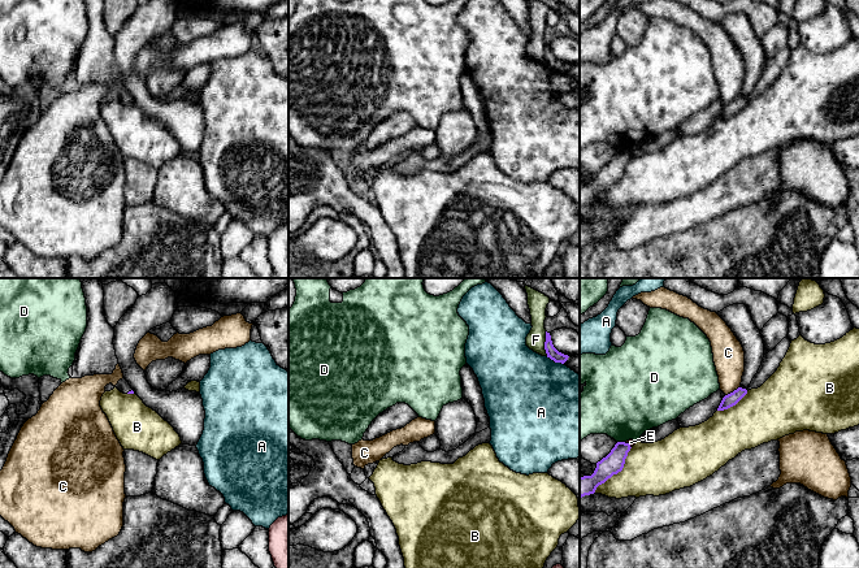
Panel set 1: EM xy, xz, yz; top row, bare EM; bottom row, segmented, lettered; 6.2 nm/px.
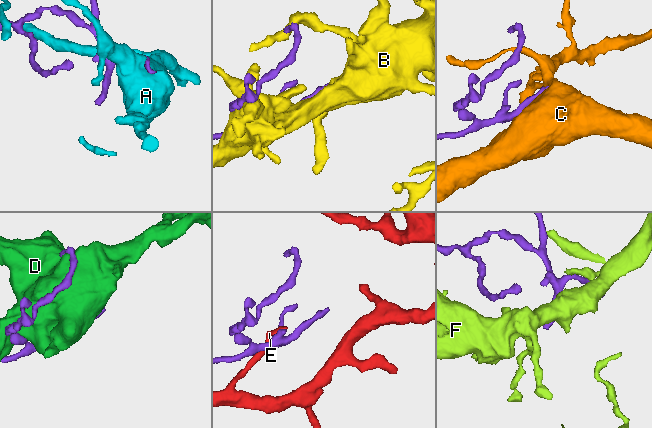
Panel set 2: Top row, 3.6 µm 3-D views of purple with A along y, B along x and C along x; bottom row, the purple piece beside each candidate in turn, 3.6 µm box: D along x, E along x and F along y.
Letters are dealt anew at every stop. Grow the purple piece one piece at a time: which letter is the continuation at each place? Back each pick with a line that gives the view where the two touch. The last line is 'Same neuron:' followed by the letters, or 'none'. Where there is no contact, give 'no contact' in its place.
Same neuron: none

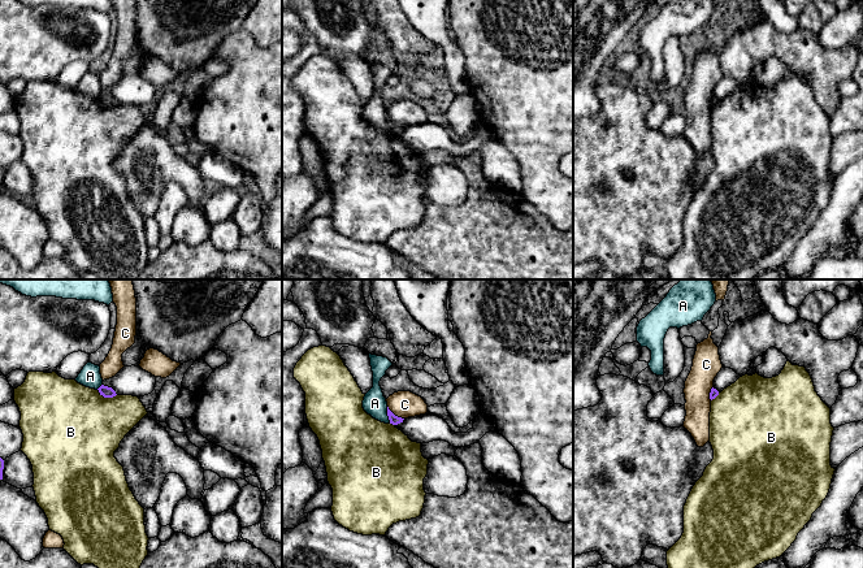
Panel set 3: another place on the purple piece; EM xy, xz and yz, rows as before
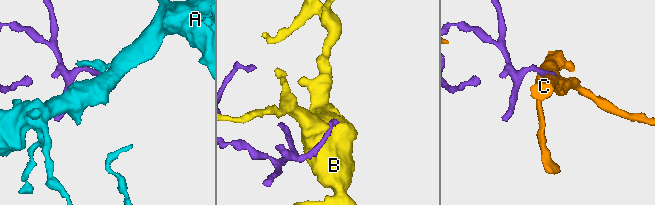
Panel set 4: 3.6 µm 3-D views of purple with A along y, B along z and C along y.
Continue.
Same neuron: none

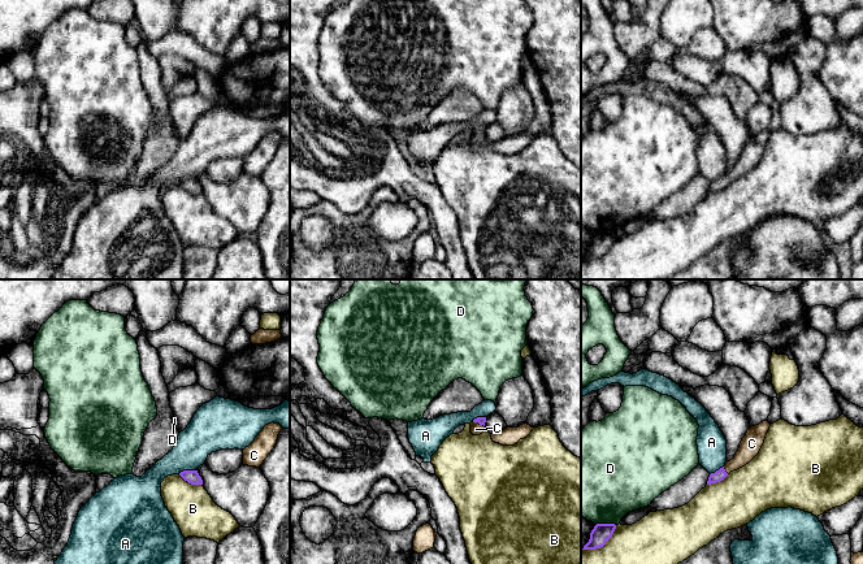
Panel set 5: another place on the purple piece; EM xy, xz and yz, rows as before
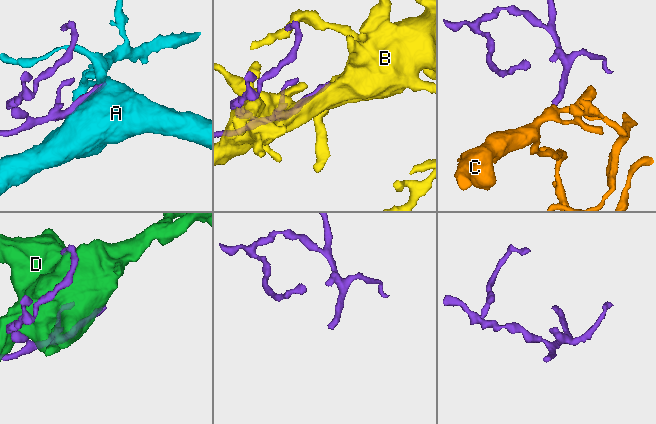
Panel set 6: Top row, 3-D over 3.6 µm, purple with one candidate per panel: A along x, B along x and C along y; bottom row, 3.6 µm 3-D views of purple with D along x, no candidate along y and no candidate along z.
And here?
C: yz
Same neuron: C

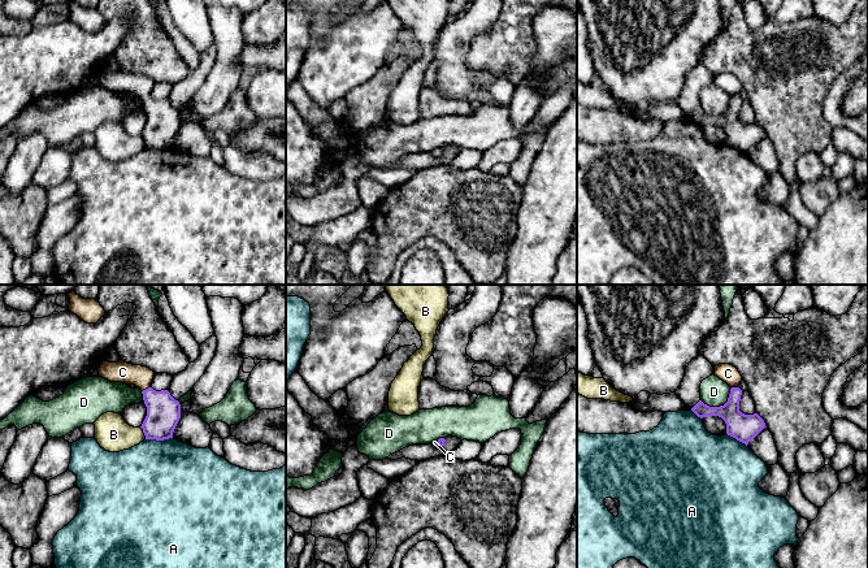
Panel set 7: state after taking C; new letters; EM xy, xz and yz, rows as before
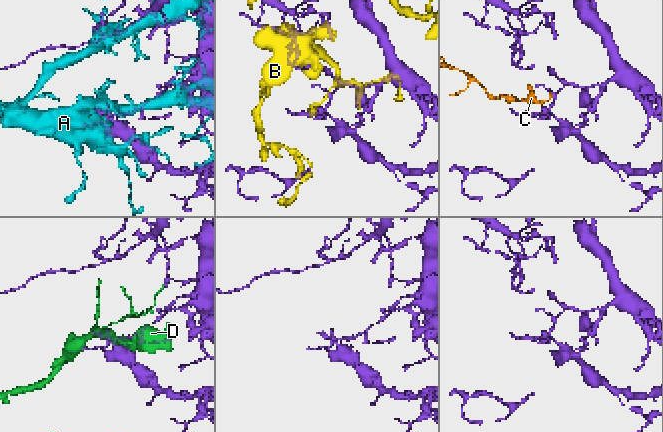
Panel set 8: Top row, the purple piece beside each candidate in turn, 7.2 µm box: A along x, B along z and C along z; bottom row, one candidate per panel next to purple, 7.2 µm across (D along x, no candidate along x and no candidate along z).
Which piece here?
C: xy
Same neuron: C

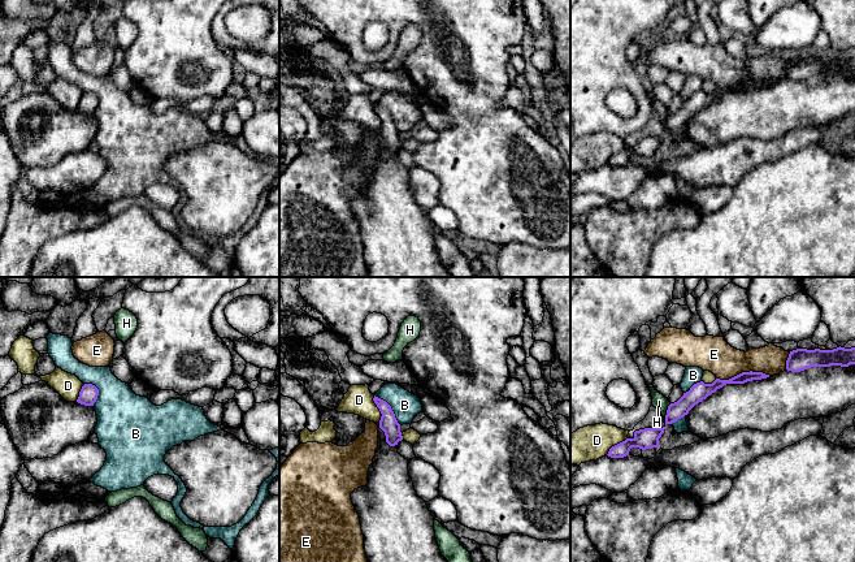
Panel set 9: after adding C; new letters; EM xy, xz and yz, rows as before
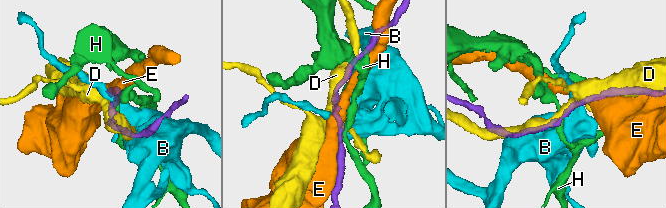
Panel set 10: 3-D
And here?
Same neuron: none

